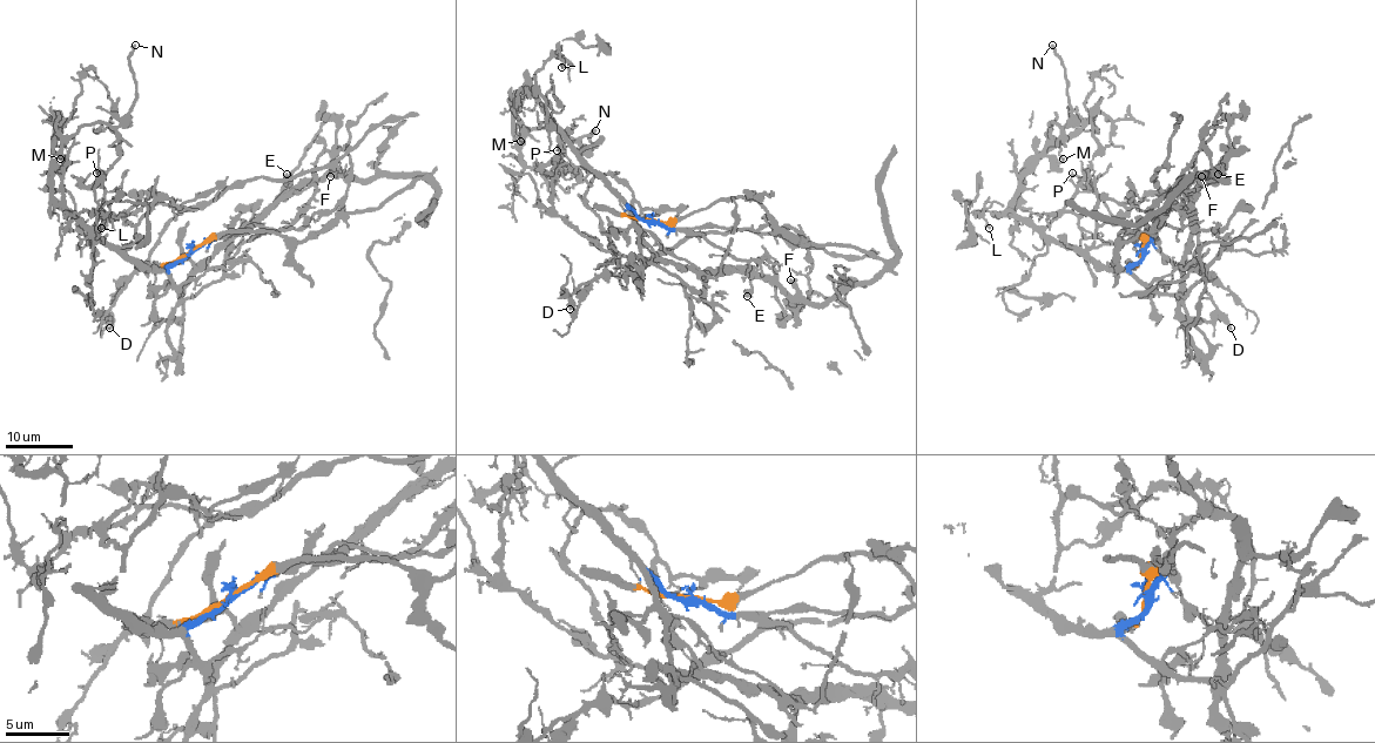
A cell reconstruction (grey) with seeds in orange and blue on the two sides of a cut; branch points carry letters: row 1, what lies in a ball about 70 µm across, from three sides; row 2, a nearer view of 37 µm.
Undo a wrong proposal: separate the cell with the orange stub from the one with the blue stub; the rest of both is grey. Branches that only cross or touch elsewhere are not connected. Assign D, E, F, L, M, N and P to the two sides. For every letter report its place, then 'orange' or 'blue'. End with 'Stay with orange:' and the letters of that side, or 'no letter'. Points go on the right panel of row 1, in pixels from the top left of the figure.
D: place (1231, 328); blue
E: place (1218, 174); orange
F: place (1201, 176); orange
L: place (989, 228); blue
M: place (1063, 159); blue
N: place (1052, 45); blue
P: place (1072, 173); blue
Stay with orange: E, F

